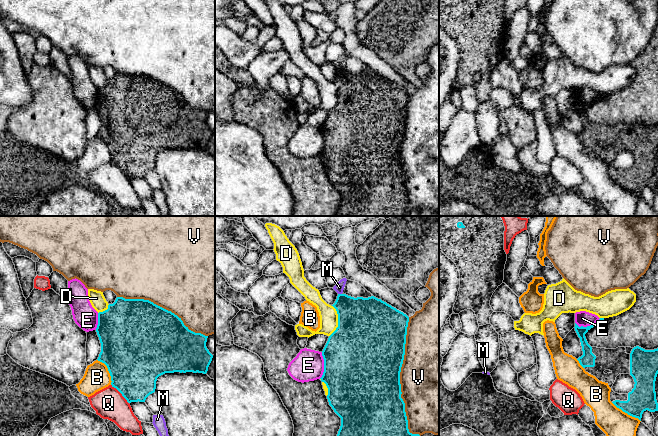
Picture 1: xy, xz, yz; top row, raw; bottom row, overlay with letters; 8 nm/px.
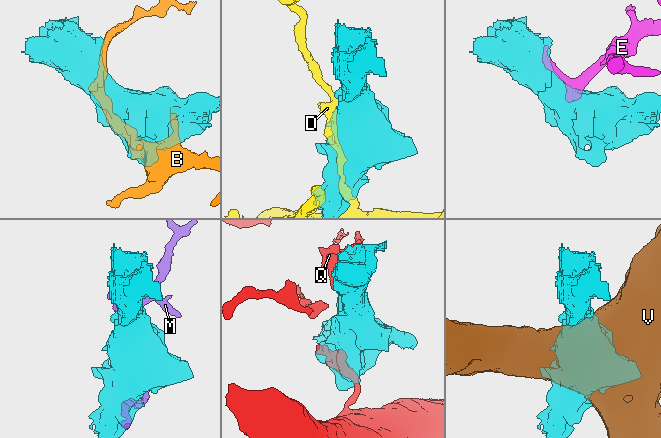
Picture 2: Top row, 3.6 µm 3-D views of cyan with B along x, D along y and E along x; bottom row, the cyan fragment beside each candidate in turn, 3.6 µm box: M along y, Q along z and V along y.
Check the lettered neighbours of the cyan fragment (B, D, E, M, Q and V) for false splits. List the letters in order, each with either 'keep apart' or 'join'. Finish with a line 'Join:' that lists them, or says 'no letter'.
B: keep apart
D: keep apart
E: keep apart
M: keep apart
Q: keep apart
V: keep apart
Join: no letter

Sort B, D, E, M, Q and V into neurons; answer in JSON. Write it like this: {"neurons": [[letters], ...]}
{"neurons": [["B"], ["D"], ["E", "Q"], ["M"], ["V"]]}

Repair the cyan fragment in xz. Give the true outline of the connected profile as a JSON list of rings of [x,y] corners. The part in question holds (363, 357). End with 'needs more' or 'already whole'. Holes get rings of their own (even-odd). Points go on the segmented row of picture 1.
[[[338,294],[332,306],[338,314],[338,327],[322,351],[324,372],[320,379],[328,388],[329,405],[341,418],[337,436],[420,436],[409,432],[405,403],[401,398],[400,372],[409,317],[374,296],[354,298]]]; already whole

